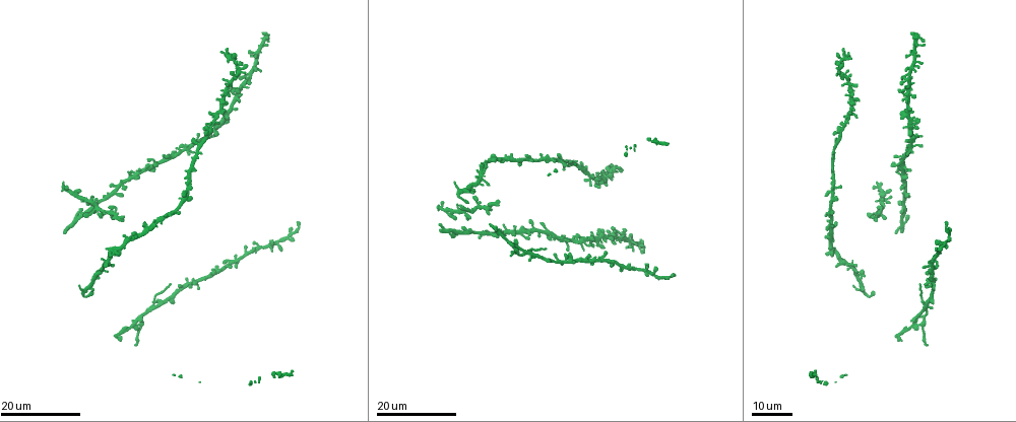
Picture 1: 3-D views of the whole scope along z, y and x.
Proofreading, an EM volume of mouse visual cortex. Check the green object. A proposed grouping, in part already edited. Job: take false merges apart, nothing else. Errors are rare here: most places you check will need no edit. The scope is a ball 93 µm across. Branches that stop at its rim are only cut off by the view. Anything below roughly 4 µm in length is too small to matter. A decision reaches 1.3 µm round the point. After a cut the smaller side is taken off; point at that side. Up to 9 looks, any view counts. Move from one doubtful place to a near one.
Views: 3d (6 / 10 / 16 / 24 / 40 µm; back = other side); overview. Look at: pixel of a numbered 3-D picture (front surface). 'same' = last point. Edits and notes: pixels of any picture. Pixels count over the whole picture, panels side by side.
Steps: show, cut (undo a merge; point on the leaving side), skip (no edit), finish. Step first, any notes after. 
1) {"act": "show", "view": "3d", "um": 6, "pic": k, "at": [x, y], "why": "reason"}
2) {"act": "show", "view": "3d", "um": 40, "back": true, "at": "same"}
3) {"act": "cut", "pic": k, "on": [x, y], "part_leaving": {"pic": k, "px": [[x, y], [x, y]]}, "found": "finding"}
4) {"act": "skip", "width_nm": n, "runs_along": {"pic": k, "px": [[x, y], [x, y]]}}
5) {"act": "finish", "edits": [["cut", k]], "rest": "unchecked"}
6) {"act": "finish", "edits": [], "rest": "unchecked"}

{"act": "show", "view": "3d", "um": 24, "pic": 1, "at": [902, 205], "why": "looks like a crossing"}

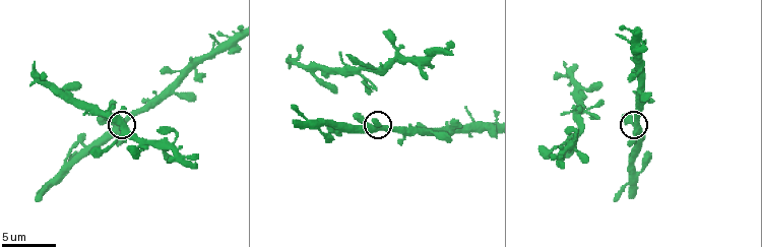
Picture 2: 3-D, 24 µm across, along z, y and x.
{"act": "show", "view": "3d", "um": 10, "pic": 2, "at": [638, 129]}

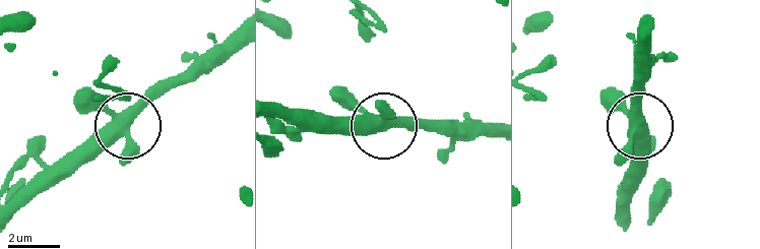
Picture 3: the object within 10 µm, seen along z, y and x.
{"act": "show", "view": "3d", "um": 10, "back": true, "pic": 3, "at": [638, 125], "why": "other side"}

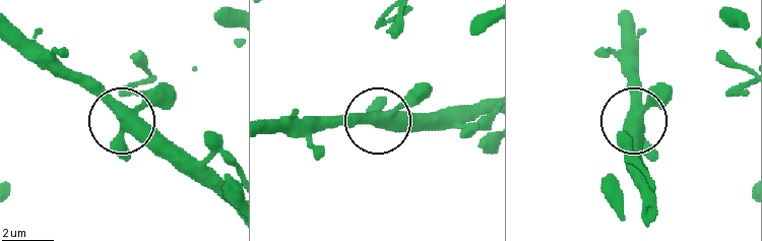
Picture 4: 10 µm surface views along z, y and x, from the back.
{"act": "skip", "width_nm": 410, "found": "one neuron here"}

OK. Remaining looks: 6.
{"act": "show", "view": "3d", "um": 16, "pic": 2, "at": [597, 105], "why": "calibre changes"}

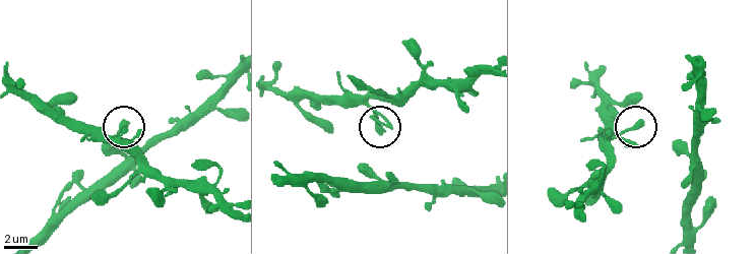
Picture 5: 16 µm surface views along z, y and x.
{"act": "skip", "found": "one neuron here"}

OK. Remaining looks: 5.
{"act": "show", "view": "3d", "um": 24, "pic": 1, "at": [528, 253], "why": "thin arm on a thick one"}

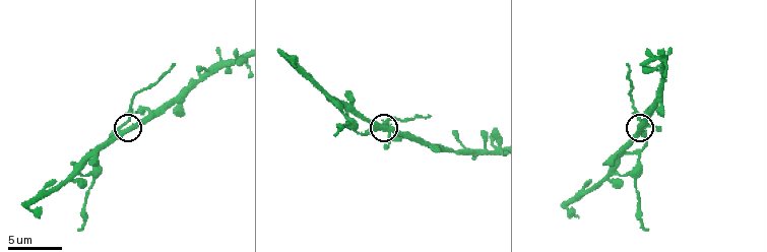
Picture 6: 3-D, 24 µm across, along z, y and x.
{"act": "show", "view": "3d", "um": 6, "pic": 6, "at": [124, 123]}

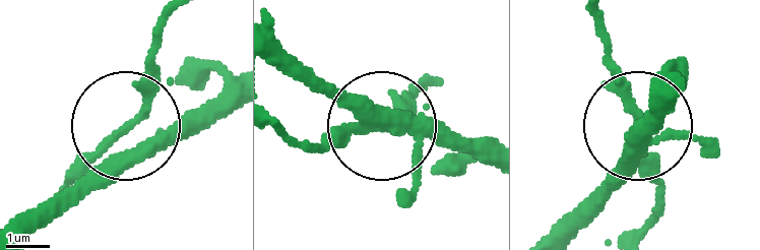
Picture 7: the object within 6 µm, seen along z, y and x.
{"act": "skip", "arms": 4, "found": "continuous, no second neuron"}

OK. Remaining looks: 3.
{"act": "show", "view": "3d", "um": 10, "pic": 6, "at": [634, 178], "why": "three-way junction"}

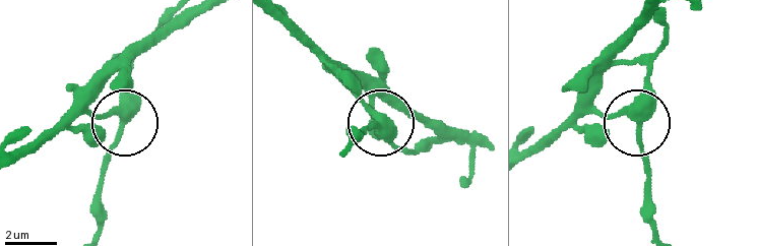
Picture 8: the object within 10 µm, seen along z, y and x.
{"act": "show", "view": "3d", "um": 10, "back": true, "pic": 8, "at": [638, 124], "why": "other side"}

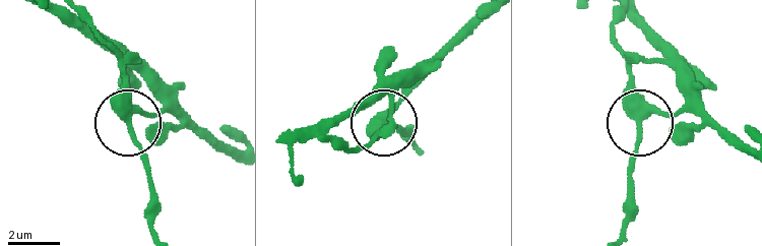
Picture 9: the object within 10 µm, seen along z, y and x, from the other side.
{"act": "skip", "arms": 3, "found": "all the same neuron"}

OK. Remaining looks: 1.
{"act": "finish", "edits": [], "rest": "unchecked"}

